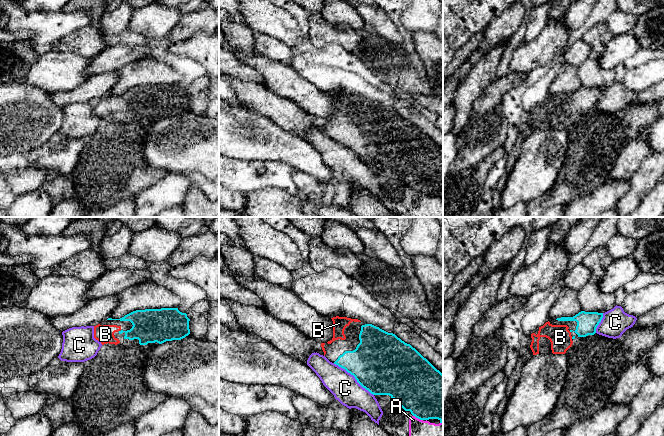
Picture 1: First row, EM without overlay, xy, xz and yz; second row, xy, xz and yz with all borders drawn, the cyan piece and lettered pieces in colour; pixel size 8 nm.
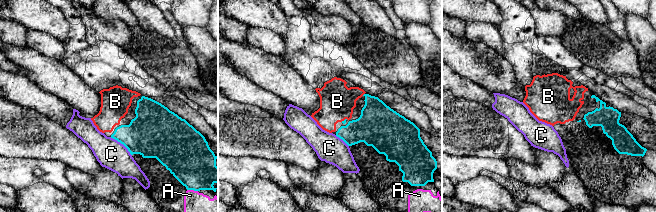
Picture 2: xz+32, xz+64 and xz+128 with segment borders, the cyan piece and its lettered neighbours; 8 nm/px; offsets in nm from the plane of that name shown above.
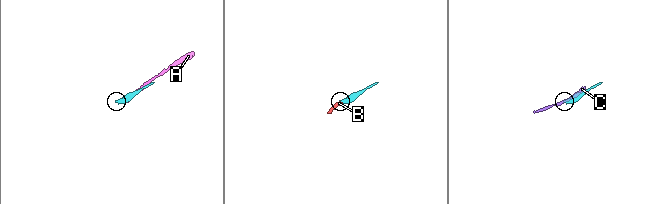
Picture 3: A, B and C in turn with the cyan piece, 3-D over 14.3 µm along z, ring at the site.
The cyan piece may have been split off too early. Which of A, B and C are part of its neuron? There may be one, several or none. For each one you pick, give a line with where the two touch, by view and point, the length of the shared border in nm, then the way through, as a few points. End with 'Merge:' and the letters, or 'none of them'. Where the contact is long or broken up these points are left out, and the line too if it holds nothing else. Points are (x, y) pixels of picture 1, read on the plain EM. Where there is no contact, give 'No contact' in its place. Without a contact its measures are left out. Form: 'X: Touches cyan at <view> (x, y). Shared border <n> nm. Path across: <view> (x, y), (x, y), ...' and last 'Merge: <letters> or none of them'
B: No contact
Merge: B

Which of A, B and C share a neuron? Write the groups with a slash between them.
A / B / C

